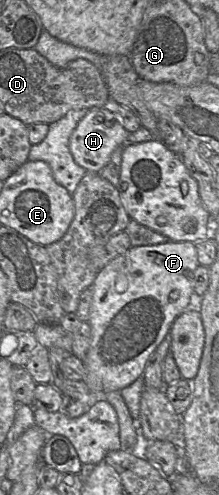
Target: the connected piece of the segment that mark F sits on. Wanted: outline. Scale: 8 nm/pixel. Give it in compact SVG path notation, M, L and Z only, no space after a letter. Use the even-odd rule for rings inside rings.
M168 241L157 245L133 246L99 272L92 286L94 295L89 319L92 339L84 363L84 382L88 392L77 400L66 401L63 410L68 417L77 418L85 414L97 401L105 400L105 393L121 391L143 376L150 356L169 334L174 320L197 301L193 275L198 265L195 243Z

